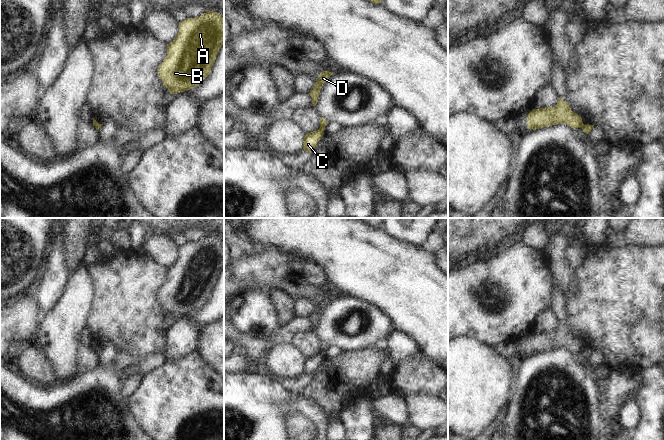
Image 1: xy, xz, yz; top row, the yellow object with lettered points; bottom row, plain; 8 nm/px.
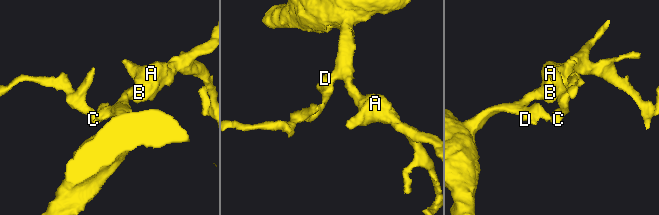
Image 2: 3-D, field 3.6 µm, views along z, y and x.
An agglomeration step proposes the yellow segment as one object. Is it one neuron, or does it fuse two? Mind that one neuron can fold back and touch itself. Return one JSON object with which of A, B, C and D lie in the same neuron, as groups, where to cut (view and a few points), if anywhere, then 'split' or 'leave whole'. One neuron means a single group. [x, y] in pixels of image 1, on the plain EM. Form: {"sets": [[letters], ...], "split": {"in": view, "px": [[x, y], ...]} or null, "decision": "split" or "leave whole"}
{"sets": [["A", "B", "D"], ["C"]], "split": {"in": "xz", "px": [[320, 351], [323, 354]]}, "decision": "split"}

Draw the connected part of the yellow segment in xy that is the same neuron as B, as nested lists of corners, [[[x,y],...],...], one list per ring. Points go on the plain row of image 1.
[[[207,234],[196,242],[179,246],[176,262],[167,268],[167,279],[159,289],[158,298],[163,310],[171,318],[185,316],[197,311],[210,298],[217,277],[224,268],[224,239]]]

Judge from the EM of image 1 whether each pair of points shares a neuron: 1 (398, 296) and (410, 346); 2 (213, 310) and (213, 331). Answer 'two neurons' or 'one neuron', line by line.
1: two neurons
2: two neurons

